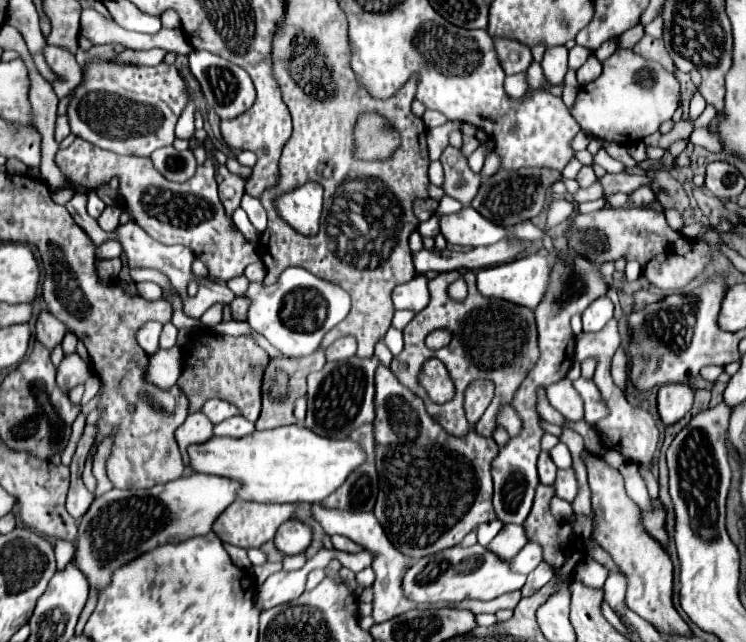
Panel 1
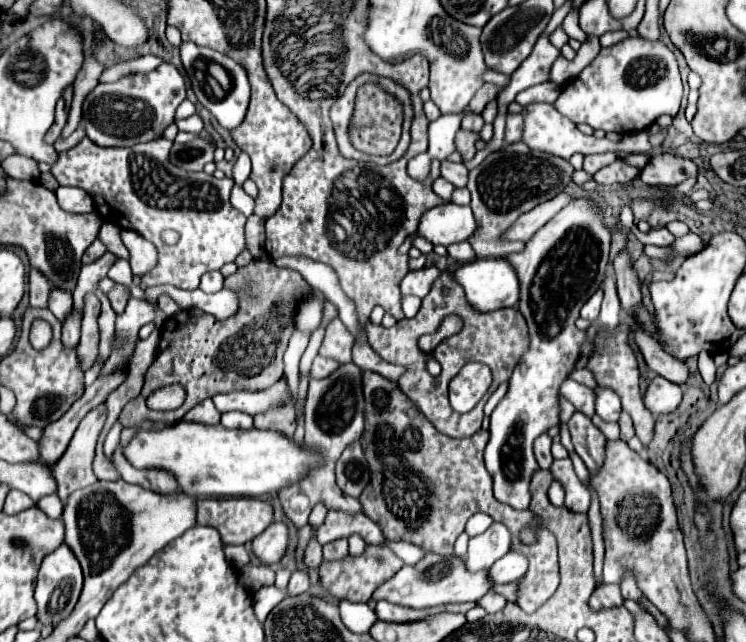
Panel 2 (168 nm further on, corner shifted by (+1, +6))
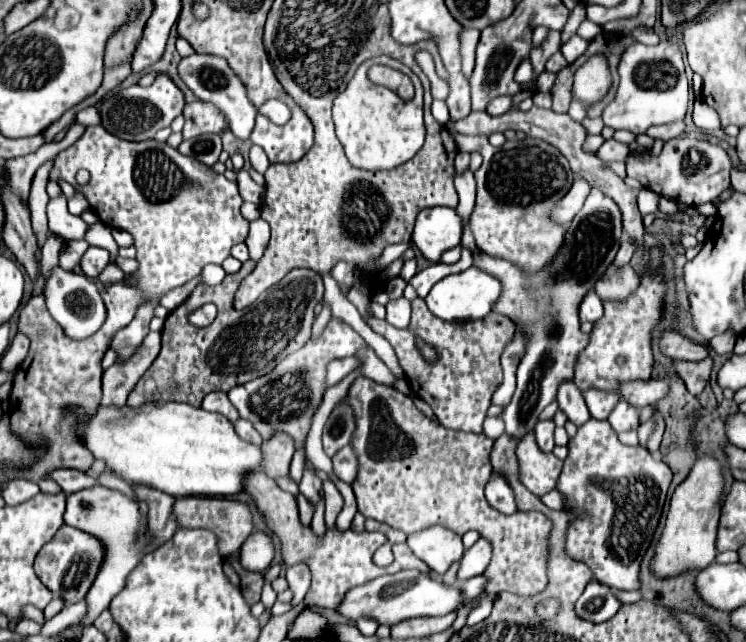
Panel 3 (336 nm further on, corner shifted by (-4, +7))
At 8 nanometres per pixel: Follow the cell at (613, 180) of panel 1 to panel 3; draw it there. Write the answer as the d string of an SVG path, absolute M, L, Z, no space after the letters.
M677 136L667 140L659 156L651 156L647 150L641 154L630 155L626 160L626 173L637 178L647 190L659 196L669 196L685 206L699 206L713 202L725 188L729 188L729 156L719 144L711 144L703 138Z

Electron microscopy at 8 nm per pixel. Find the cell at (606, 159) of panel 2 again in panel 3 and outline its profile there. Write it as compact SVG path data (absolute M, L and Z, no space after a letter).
M615 138L611 140L605 140L603 146L597 150L597 154L605 160L605 162L613 162L613 160L625 160L629 154L631 154L631 148L627 144L621 144L617 142Z

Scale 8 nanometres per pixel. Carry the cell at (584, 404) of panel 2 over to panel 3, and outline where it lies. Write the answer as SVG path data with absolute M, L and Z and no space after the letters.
M587 390L583 392L587 408L591 412L591 418L597 420L607 420L617 402L621 400L615 392L605 392L605 390Z

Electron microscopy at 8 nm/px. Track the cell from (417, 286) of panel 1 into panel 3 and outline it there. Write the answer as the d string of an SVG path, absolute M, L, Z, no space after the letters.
M465 250L459 262L455 262L455 264L443 264L443 262L433 264L433 266L429 266L429 268L417 272L417 274L411 278L411 284L413 284L413 288L417 290L419 298L425 298L425 296L429 294L429 288L433 288L435 282L439 282L441 278L445 278L445 276L449 276L449 274L459 274L459 272L467 270L471 264L473 264L471 252Z

